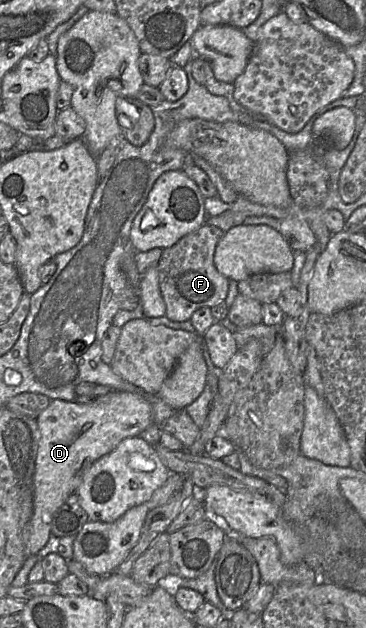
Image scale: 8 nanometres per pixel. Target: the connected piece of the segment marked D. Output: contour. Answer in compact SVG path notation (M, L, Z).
M111 391L110 393L104 395L103 397L97 398L91 403L79 404L75 401L64 401L64 400L51 400L49 405L36 417L38 424L38 429L40 431L40 440L36 458L36 468L33 478L33 514L30 521L26 524L23 529L22 539L25 545L25 555L29 558L31 556L37 555L39 551L44 548L47 544L49 538L51 537L51 523L56 510L67 500L67 498L77 492L77 489L81 485L84 476L90 466L100 459L101 457L114 451L119 443L125 438L138 437L140 434L148 428L153 423L153 413L148 401L139 394L125 392L125 391Z

